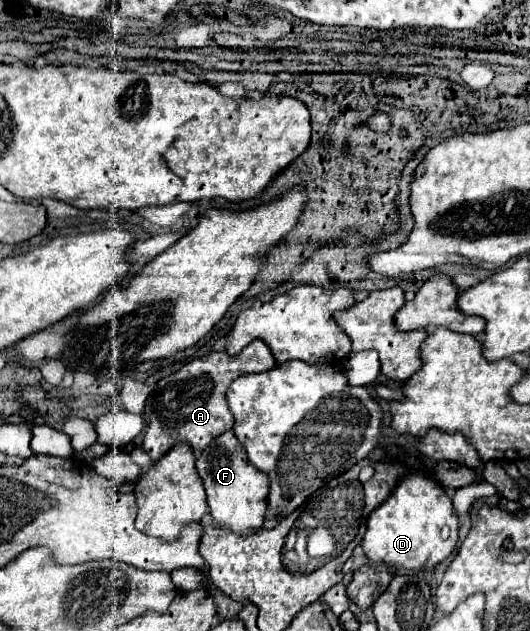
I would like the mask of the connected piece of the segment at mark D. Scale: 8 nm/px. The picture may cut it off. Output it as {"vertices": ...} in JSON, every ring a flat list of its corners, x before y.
{"vertices":[[409,473,399,479,385,503,371,511,361,545,365,555,375,563,385,561,395,569,433,569,453,553,457,531,459,519,445,489,431,477]]}

